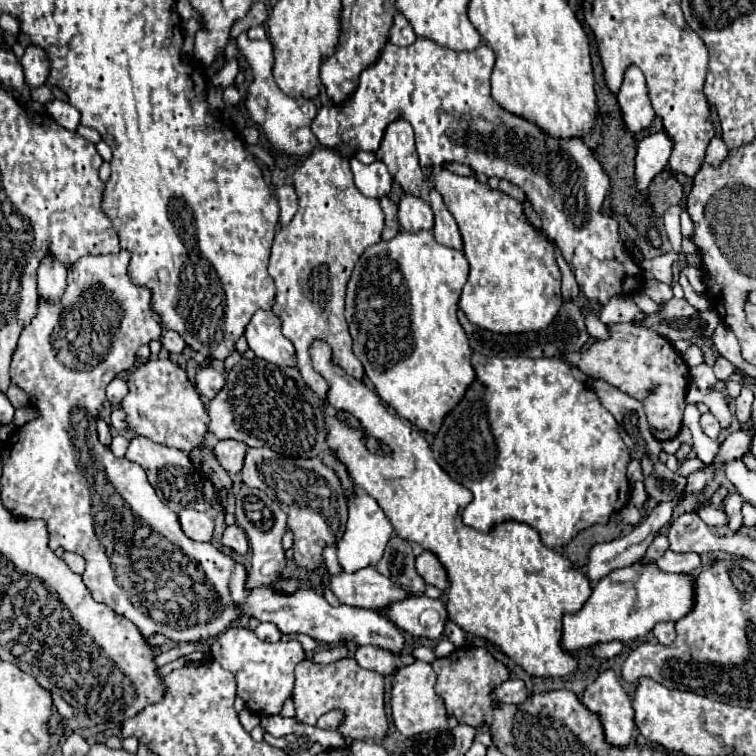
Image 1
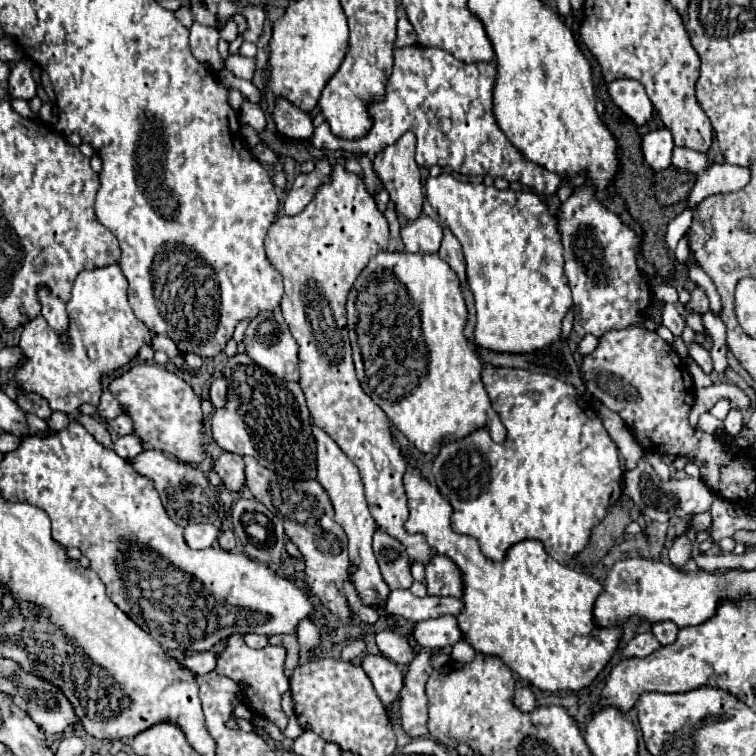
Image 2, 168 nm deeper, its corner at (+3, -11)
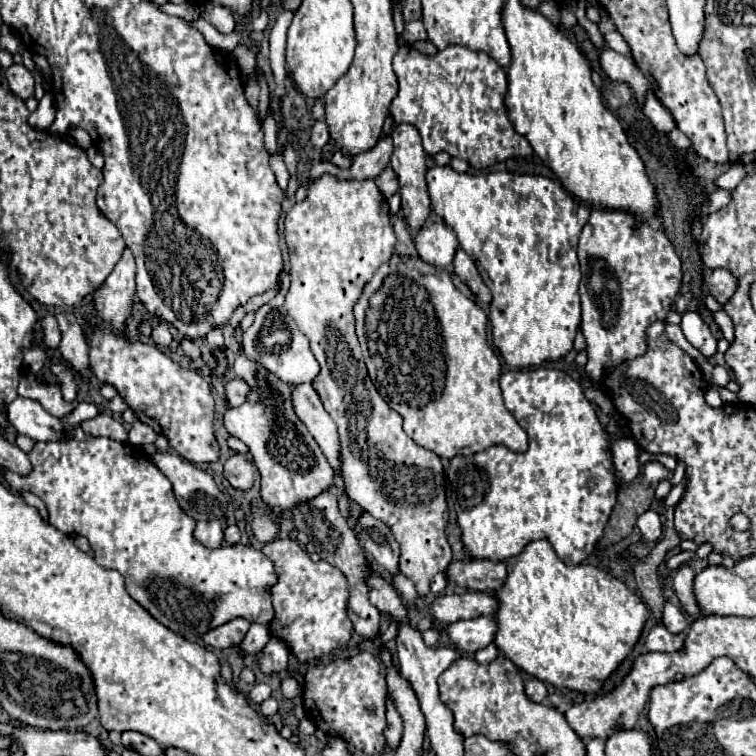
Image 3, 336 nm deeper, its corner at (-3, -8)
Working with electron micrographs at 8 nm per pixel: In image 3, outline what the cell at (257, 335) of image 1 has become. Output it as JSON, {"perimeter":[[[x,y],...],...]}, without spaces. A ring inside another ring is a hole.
{"perimeter":[[[283,285],[279,295],[273,301],[269,301],[267,305],[257,309],[253,325],[243,333],[241,347],[243,347],[243,353],[251,361],[257,361],[261,367],[269,369],[281,381],[285,381],[289,385],[311,383],[317,377],[317,373],[321,371],[321,367],[309,349],[309,339],[299,331],[295,321],[283,309],[283,299],[285,299],[287,287],[289,285]]]}

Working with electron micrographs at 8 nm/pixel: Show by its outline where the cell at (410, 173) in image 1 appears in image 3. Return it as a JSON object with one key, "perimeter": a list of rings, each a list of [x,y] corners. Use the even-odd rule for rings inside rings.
{"perimeter":[[[397,125],[393,131],[393,143],[395,151],[391,157],[391,167],[399,177],[399,195],[401,195],[401,213],[411,229],[421,229],[431,213],[431,201],[427,195],[427,183],[425,183],[425,173],[427,173],[427,161],[425,161],[425,151],[421,145],[419,131],[413,125]]]}

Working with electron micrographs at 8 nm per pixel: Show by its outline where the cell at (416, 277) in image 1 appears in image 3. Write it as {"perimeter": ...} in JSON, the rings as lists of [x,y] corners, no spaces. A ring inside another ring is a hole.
{"perimeter":[[[393,255],[365,285],[355,305],[355,319],[369,377],[389,407],[403,415],[403,429],[417,445],[437,453],[441,459],[473,455],[491,445],[505,445],[517,453],[527,449],[525,429],[503,405],[499,387],[501,361],[487,337],[487,315],[475,301],[455,289],[447,269],[429,265],[419,257]]]}

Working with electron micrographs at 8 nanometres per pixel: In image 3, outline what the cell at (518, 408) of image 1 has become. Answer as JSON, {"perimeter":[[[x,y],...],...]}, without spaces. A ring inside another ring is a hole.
{"perimeter":[[[547,367],[511,369],[501,375],[501,389],[505,407],[527,431],[529,449],[525,453],[513,453],[503,445],[495,445],[483,453],[451,459],[447,479],[457,495],[455,513],[461,529],[463,551],[473,559],[489,559],[497,563],[519,555],[531,541],[547,539],[563,563],[579,565],[595,549],[611,509],[617,503],[615,473],[609,453],[605,451],[605,429],[599,423],[595,409],[585,397],[581,385],[563,371]],[[499,463],[507,463],[509,473],[497,473]]]}

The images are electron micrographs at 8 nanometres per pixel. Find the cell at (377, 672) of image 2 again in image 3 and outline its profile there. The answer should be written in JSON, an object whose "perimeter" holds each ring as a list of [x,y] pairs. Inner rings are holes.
{"perimeter":[[[389,699],[387,701],[387,727],[385,727],[385,743],[387,747],[397,747],[399,741],[401,741],[401,735],[403,735],[403,721],[395,709],[395,703]]]}

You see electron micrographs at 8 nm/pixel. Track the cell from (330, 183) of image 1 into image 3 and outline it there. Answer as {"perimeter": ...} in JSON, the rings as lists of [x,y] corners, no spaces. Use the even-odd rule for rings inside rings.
{"perimeter":[[[321,175],[319,179],[307,183],[305,201],[295,203],[293,209],[287,213],[285,239],[291,253],[291,287],[285,297],[285,311],[309,337],[311,351],[321,365],[321,373],[315,377],[313,387],[319,393],[325,411],[337,423],[341,443],[341,477],[345,481],[345,493],[363,511],[389,525],[401,549],[399,569],[415,583],[419,597],[425,597],[429,593],[431,579],[437,573],[445,573],[451,563],[451,547],[445,537],[449,511],[443,487],[443,463],[435,453],[415,445],[415,441],[407,437],[401,427],[403,417],[383,401],[383,397],[377,393],[375,385],[367,377],[367,367],[355,335],[353,317],[353,305],[359,301],[365,283],[393,255],[395,233],[389,221],[389,205],[371,179],[339,181],[333,175]]]}

